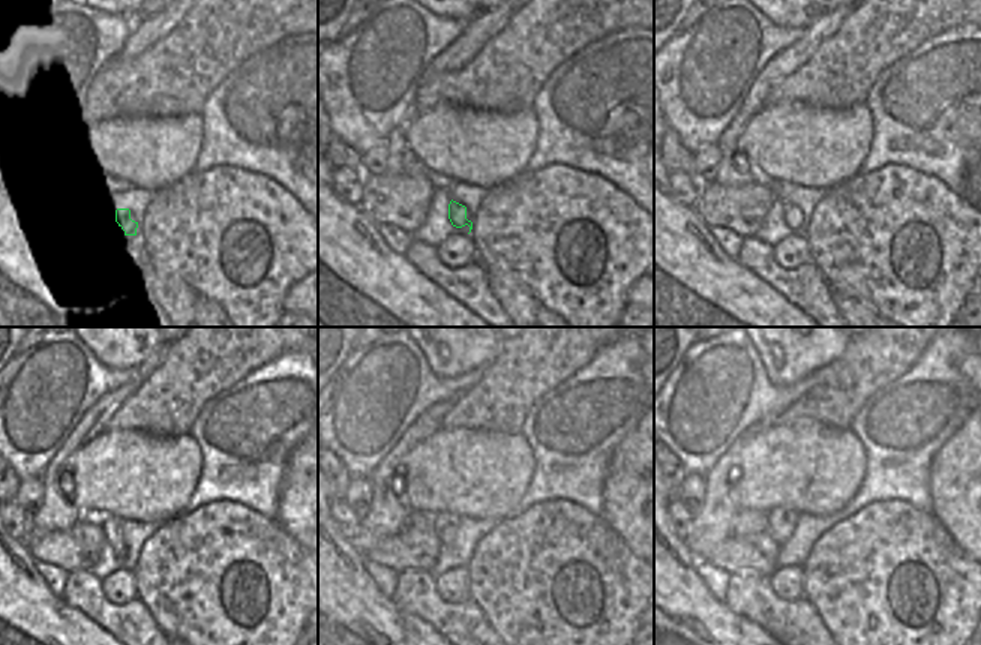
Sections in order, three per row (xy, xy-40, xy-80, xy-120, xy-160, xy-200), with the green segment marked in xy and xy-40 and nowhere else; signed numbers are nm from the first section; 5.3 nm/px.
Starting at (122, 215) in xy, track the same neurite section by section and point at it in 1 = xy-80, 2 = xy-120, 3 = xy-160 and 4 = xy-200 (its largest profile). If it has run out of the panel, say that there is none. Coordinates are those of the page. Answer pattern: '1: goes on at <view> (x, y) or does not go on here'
1: goes on at xy-80 (792, 216)
2: goes on at xy-120 (111, 527)
3: goes on at xy-160 (444, 524)
4: goes on at xy-200 (780, 522)

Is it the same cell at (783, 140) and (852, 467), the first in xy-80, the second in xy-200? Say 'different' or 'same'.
same

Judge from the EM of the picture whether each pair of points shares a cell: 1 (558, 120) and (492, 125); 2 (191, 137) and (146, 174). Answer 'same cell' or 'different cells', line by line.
1: different cells
2: same cell

